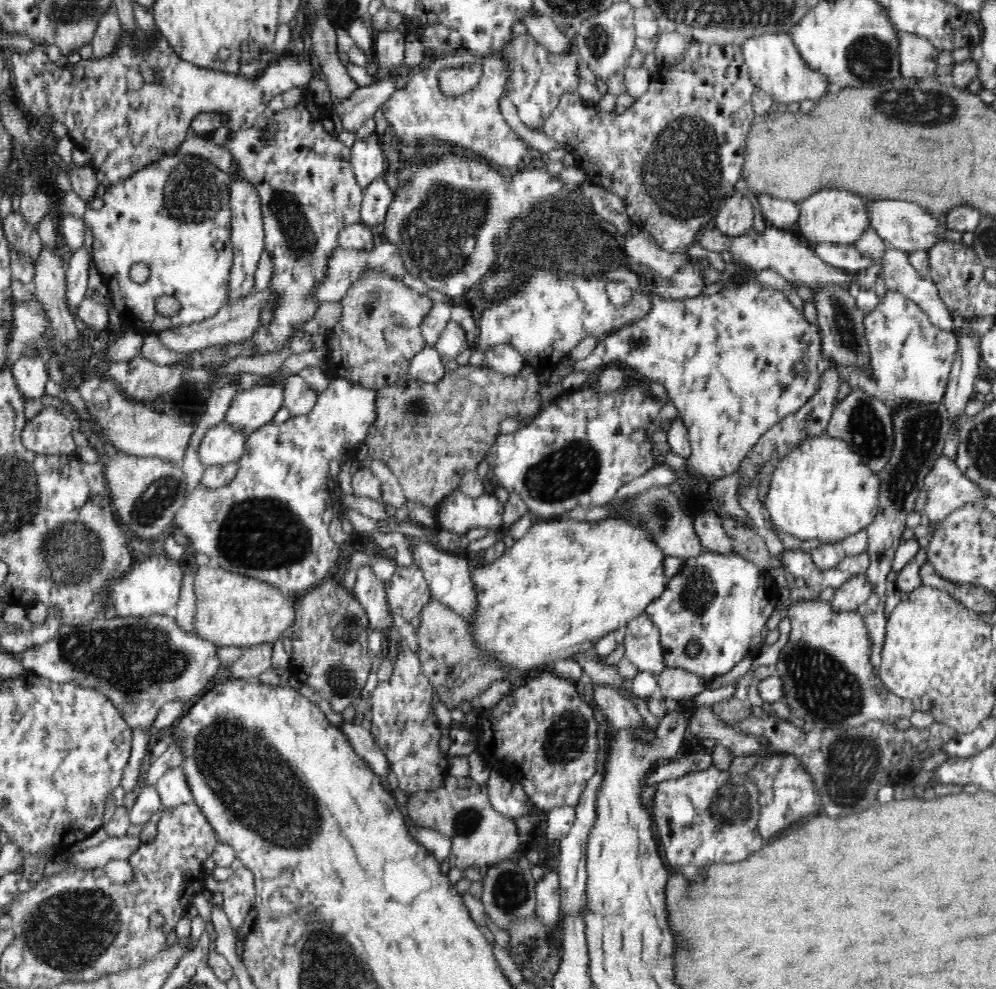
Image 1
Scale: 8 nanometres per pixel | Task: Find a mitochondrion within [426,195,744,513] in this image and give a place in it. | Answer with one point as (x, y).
(568, 472)

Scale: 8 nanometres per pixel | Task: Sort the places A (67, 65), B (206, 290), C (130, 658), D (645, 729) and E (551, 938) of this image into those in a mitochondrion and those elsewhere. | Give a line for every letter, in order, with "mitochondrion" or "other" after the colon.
A: other
B: other
C: mitochondrion
D: other
E: other

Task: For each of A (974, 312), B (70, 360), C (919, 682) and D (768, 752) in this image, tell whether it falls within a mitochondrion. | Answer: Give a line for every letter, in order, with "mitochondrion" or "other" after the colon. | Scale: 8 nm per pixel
A: other
B: mitochondrion
C: other
D: other

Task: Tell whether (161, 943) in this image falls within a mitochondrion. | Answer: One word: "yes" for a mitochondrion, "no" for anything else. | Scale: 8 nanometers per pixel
no

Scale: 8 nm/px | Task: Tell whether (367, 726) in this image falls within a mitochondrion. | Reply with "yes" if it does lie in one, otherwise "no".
no

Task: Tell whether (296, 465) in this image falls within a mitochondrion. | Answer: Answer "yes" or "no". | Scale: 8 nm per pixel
no

